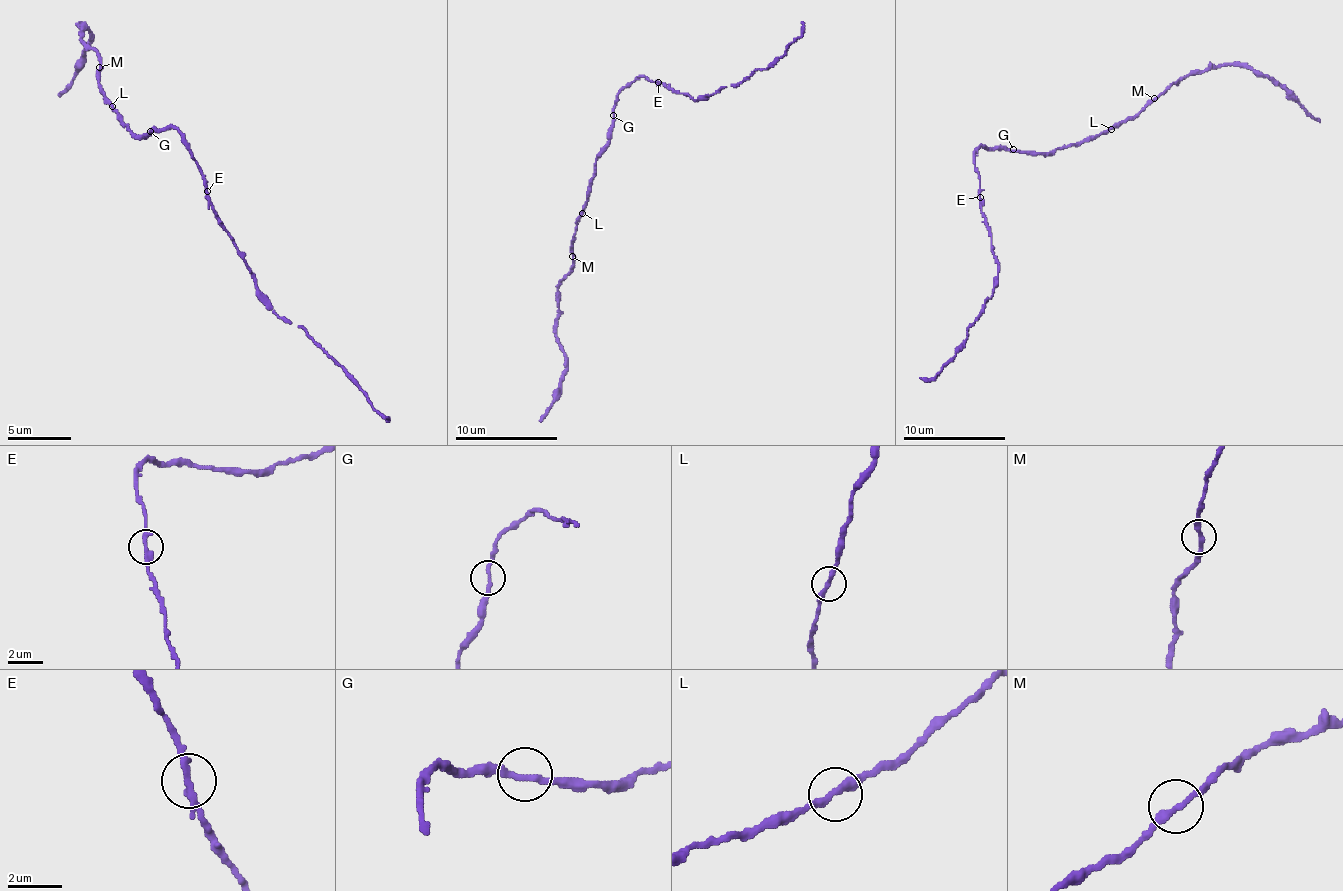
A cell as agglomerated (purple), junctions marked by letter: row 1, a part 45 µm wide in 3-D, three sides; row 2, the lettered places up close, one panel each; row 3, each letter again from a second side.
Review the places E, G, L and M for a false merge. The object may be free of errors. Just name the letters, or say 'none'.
none

